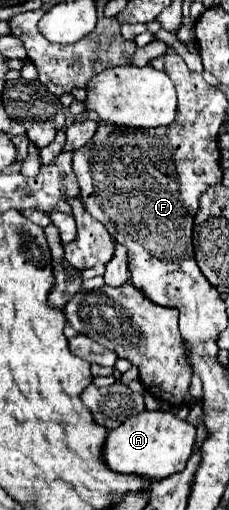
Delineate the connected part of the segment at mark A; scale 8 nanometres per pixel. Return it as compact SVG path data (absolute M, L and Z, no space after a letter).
M143 411L107 433L101 461L115 473L139 475L143 479L163 479L185 469L195 449L195 427L165 411Z

